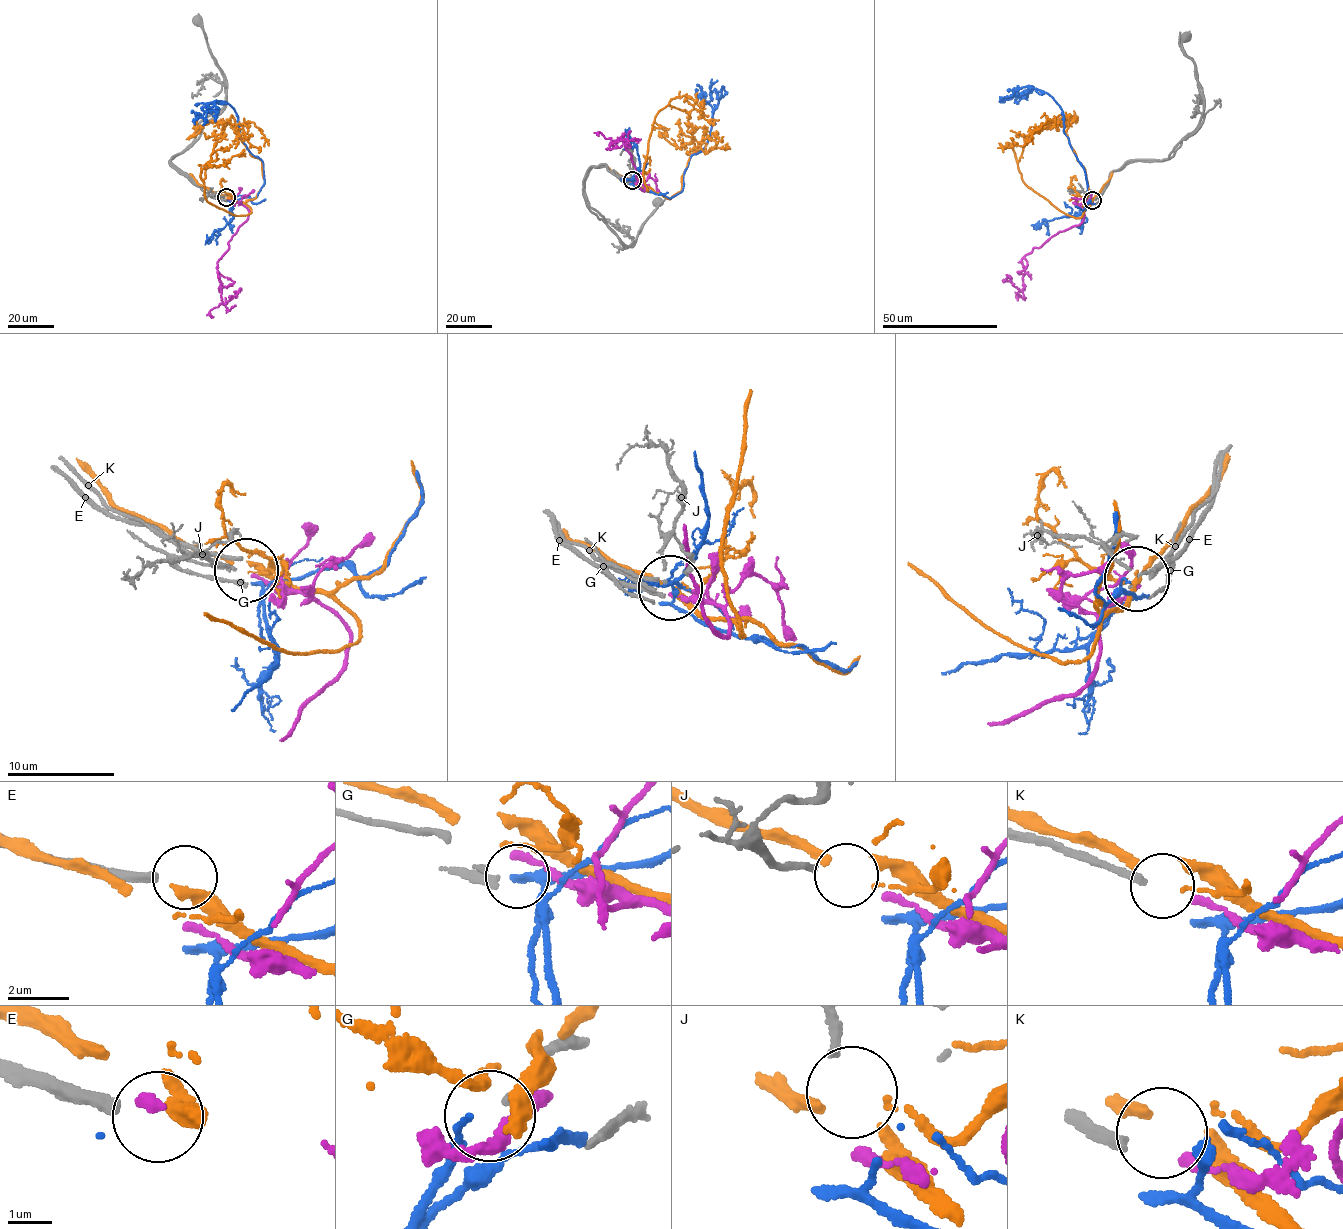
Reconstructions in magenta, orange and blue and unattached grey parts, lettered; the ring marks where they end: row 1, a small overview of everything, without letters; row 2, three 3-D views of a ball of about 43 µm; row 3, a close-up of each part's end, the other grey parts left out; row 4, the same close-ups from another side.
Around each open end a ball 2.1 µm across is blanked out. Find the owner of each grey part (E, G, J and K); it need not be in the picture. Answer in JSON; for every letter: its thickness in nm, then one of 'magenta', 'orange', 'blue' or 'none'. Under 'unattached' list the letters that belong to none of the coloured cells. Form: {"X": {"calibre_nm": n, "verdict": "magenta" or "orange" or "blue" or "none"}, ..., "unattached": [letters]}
{"E": {"calibre_nm": 300, "verdict": "none"}, "G": {"calibre_nm": 150, "verdict": "blue"}, "J": {"calibre_nm": 200, "verdict": "orange"}, "K": {"calibre_nm": 240, "verdict": "magenta"}, "unattached": ["E"]}

